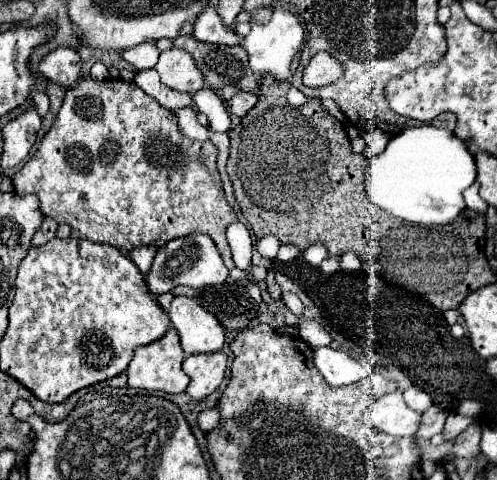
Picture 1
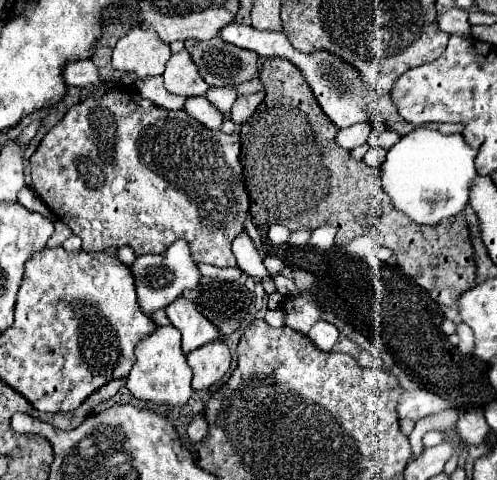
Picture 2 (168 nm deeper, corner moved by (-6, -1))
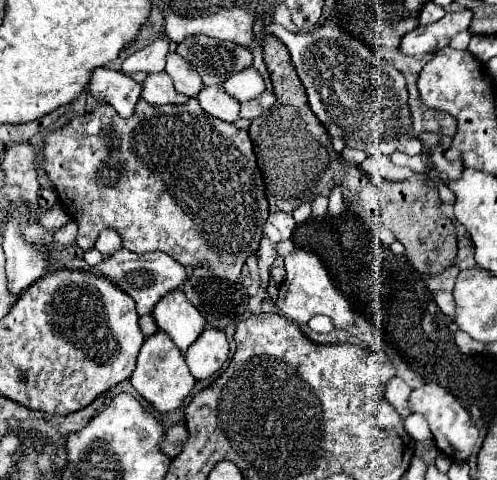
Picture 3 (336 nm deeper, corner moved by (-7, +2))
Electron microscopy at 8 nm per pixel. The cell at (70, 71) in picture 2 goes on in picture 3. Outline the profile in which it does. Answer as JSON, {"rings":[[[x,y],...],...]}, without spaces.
{"rings":[[[95,68],[89,78],[89,92],[95,96],[95,100],[111,104],[119,116],[129,118],[139,100],[141,86],[123,72]]]}

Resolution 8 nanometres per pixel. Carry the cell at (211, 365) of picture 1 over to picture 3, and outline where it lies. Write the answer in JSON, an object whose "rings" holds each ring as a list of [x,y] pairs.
{"rings":[[[205,328],[203,334],[185,352],[187,366],[195,380],[205,380],[217,374],[229,356],[229,342],[221,330]]]}

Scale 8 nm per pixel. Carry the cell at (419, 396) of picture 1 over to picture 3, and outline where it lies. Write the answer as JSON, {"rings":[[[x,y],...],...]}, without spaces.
{"rings":[[[423,384],[421,388],[415,388],[411,394],[409,394],[409,406],[415,414],[421,414],[427,424],[429,424],[429,430],[435,438],[435,446],[445,452],[451,460],[467,460],[471,456],[471,450],[479,438],[479,430],[477,426],[471,422],[469,418],[469,412],[457,402],[457,398],[453,394],[449,394],[445,388],[441,388],[439,384]]]}

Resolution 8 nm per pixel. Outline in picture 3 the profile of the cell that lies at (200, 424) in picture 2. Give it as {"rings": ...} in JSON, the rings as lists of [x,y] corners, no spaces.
{"rings":[[[175,424],[175,426],[171,426],[169,430],[167,430],[167,434],[165,434],[165,442],[163,442],[163,452],[167,454],[167,456],[171,456],[171,458],[175,458],[181,450],[183,450],[183,446],[185,446],[185,442],[187,442],[187,426],[185,424]]]}

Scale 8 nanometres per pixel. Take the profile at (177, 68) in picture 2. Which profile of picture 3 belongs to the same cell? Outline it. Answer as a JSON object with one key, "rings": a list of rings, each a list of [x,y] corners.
{"rings":[[[175,52],[167,54],[165,72],[171,76],[175,90],[181,94],[187,94],[189,98],[197,96],[203,90],[203,82],[201,82],[201,76],[197,74],[197,70]]]}

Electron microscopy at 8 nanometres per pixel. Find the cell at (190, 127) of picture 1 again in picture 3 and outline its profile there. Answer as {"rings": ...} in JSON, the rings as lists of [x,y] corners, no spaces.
{"rings":[[[221,86],[203,88],[197,96],[201,108],[223,122],[235,122],[239,118],[239,102],[235,102]]]}

